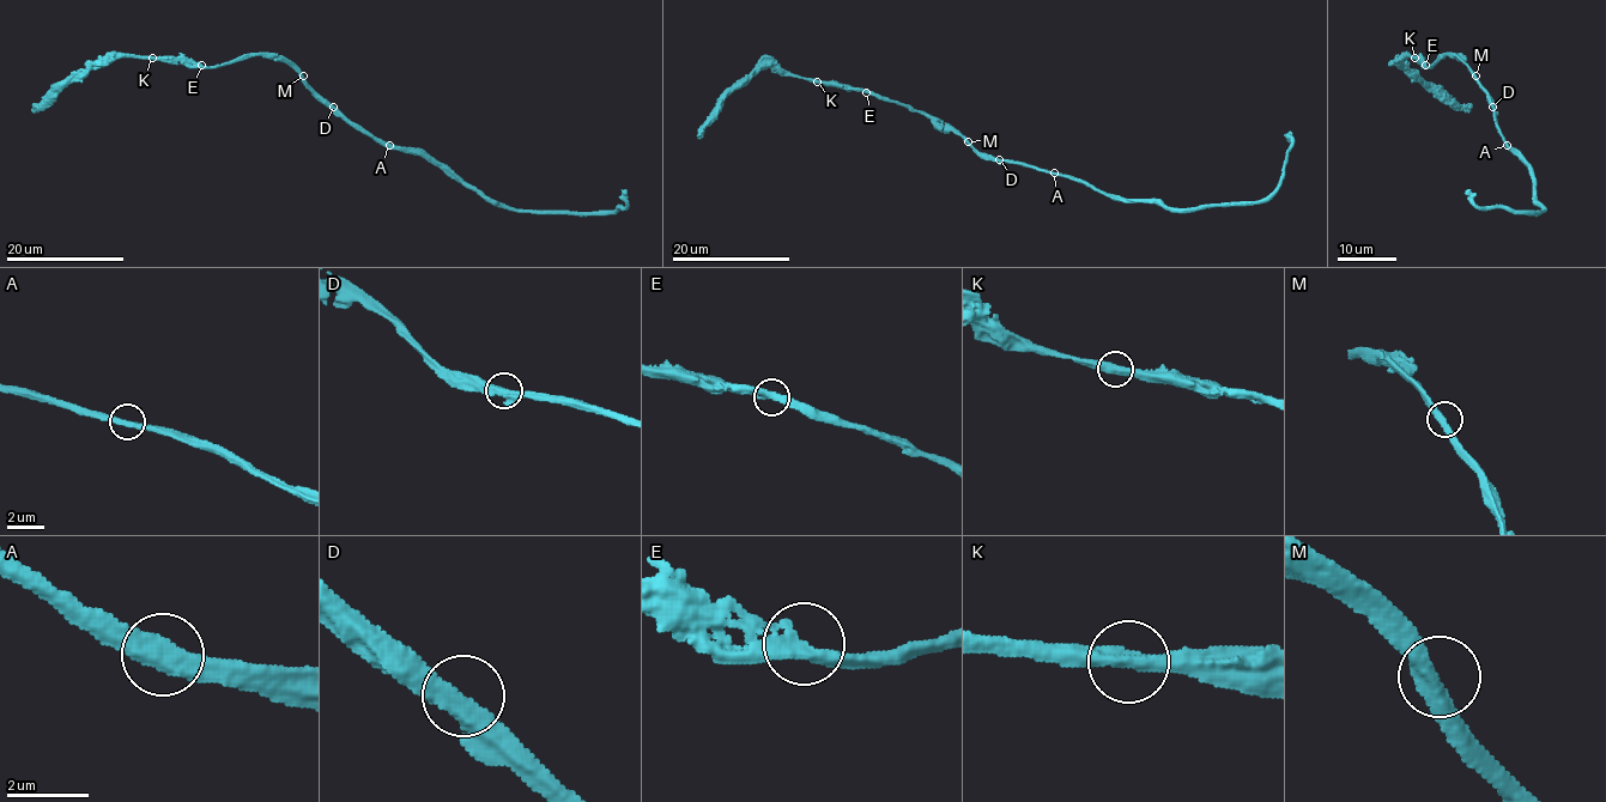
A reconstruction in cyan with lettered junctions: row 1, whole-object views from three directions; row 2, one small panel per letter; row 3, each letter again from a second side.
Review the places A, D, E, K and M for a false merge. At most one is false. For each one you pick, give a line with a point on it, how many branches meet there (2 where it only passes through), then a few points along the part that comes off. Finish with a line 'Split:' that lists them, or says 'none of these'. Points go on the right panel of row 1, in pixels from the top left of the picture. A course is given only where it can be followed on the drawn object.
Split: none of these

